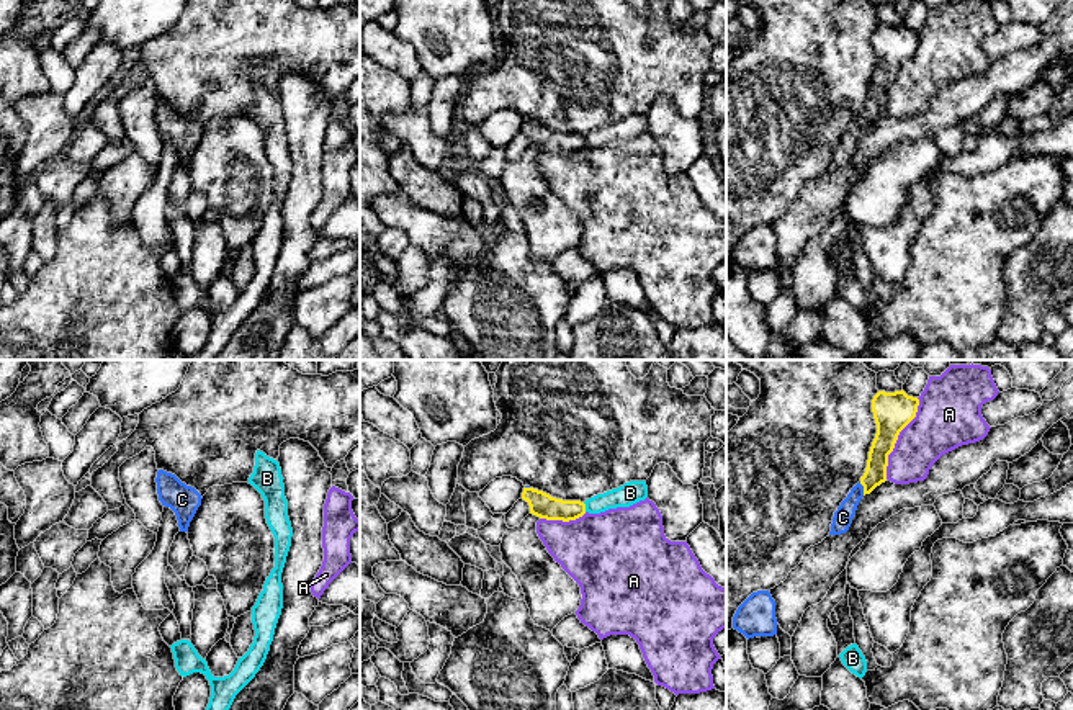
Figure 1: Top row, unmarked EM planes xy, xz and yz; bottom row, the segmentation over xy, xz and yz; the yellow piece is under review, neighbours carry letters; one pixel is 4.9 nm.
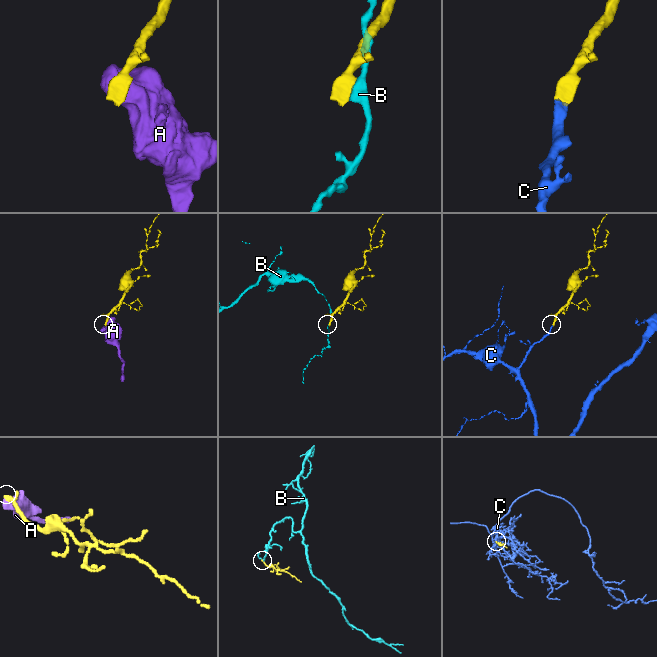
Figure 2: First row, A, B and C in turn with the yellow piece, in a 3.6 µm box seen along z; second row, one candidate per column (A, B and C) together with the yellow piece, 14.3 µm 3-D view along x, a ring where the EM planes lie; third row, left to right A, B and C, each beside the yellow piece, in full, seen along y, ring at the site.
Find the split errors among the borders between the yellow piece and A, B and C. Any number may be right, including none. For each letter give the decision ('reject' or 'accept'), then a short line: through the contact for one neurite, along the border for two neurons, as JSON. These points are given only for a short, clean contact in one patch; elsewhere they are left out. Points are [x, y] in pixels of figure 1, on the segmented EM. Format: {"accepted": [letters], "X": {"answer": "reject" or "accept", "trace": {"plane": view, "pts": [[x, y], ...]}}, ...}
{"accepted": ["C"], "A": {"answer": "reject"}, "B": {"answer": "reject"}, "C": {"answer": "accept", "trace": {"plane": "yz", "pts": [[875, 473], [864, 488], [851, 501], [843, 517]]}}}

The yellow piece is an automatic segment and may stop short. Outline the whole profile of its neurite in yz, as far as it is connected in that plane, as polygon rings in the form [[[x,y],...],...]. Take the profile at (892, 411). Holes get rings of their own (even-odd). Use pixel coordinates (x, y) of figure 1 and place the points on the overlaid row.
[[[903,389],[878,391],[872,399],[877,434],[872,442],[867,468],[860,481],[834,512],[829,535],[846,533],[852,524],[857,506],[865,494],[887,481],[888,455],[893,452],[900,432],[916,417],[919,399]]]

